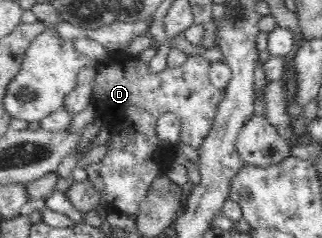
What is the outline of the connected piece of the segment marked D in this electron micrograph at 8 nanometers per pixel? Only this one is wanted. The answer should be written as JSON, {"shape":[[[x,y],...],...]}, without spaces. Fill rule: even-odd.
{"shape":[[[125,49],[119,51],[110,51],[100,60],[88,60],[84,67],[93,64],[95,77],[91,79],[91,103],[97,109],[97,116],[107,125],[109,137],[103,143],[107,147],[107,153],[103,155],[101,161],[89,164],[86,167],[88,180],[98,191],[100,199],[107,203],[107,213],[127,213],[135,217],[138,207],[147,195],[151,184],[160,176],[165,176],[166,170],[175,163],[175,153],[177,145],[173,145],[167,140],[159,139],[157,134],[157,120],[165,113],[171,112],[177,115],[181,121],[181,134],[177,143],[191,145],[196,150],[213,127],[216,120],[218,108],[223,102],[225,91],[217,89],[210,80],[209,60],[205,59],[199,53],[193,53],[186,57],[186,60],[175,67],[166,66],[161,71],[153,72],[151,70],[150,60],[145,55],[127,54]]]}

